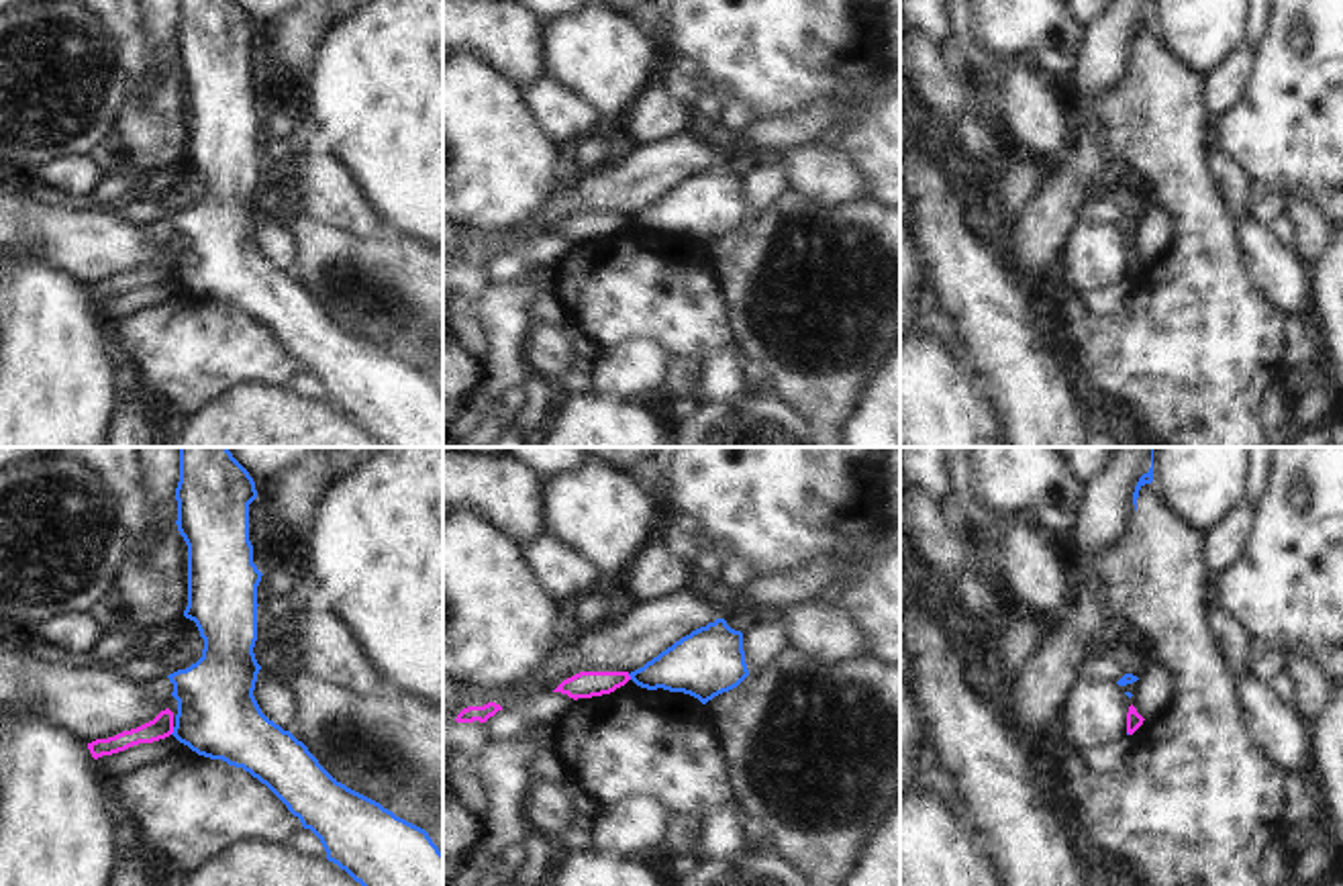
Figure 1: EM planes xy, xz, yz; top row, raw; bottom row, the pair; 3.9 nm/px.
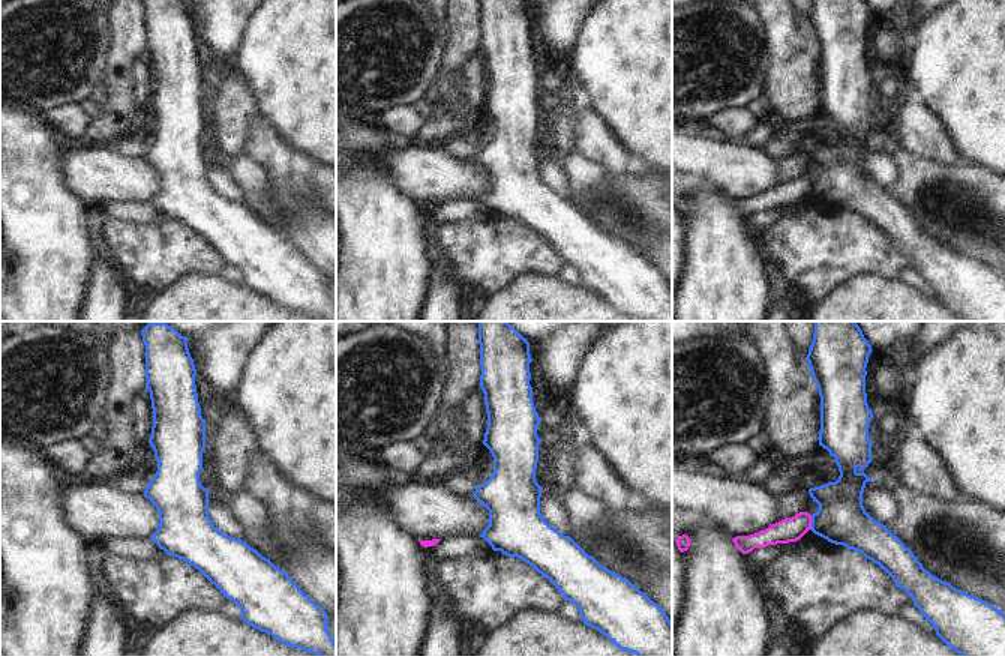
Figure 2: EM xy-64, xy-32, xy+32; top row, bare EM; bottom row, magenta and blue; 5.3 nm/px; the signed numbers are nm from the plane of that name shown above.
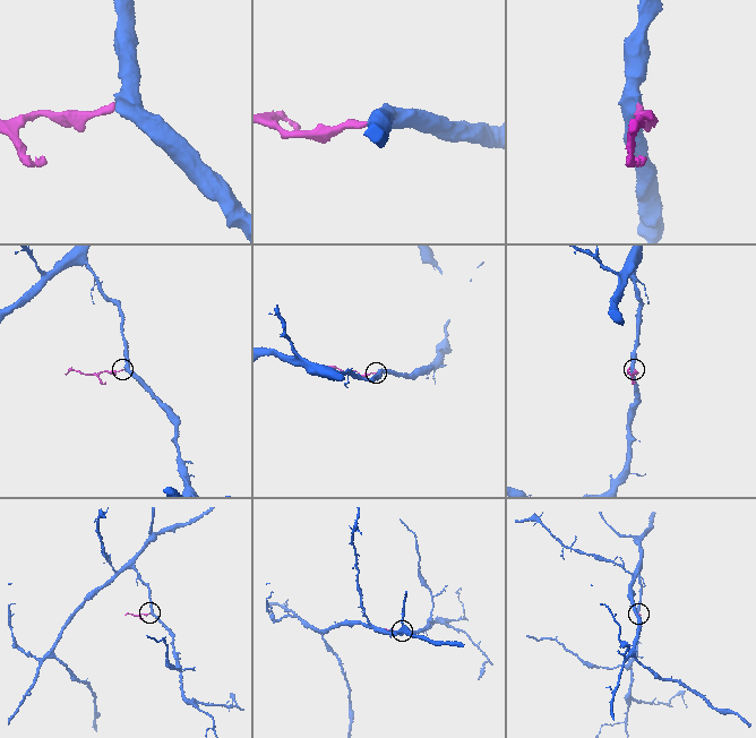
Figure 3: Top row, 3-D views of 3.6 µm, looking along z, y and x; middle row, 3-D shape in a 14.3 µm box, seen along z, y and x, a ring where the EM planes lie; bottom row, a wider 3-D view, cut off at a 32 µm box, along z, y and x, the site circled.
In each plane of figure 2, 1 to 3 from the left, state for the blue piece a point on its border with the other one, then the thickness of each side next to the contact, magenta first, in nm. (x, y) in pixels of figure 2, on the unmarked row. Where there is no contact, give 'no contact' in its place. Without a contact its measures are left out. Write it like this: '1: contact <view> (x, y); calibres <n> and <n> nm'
1: no contact
2: no contact
3: contact xy+32 (810, 186); calibres 130 and 260 nm

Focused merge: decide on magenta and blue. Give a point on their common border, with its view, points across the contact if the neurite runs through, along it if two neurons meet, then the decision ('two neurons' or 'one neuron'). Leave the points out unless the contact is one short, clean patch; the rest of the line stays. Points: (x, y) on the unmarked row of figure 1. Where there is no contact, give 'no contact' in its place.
xy (172, 274) | along xy (174, 270), (170, 276) | two neurons

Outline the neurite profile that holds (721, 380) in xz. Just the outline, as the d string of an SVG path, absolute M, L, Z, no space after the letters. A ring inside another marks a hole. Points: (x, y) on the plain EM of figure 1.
M735 345L702 359L702 372L696 388L698 404L735 402L745 394L743 355Z

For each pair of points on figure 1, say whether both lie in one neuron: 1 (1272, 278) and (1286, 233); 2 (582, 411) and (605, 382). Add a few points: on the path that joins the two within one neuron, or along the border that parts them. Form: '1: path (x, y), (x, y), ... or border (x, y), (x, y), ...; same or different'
1: border (1270, 225), (1284, 243), (1295, 248); different
2: border (582, 390), (625, 401); different

